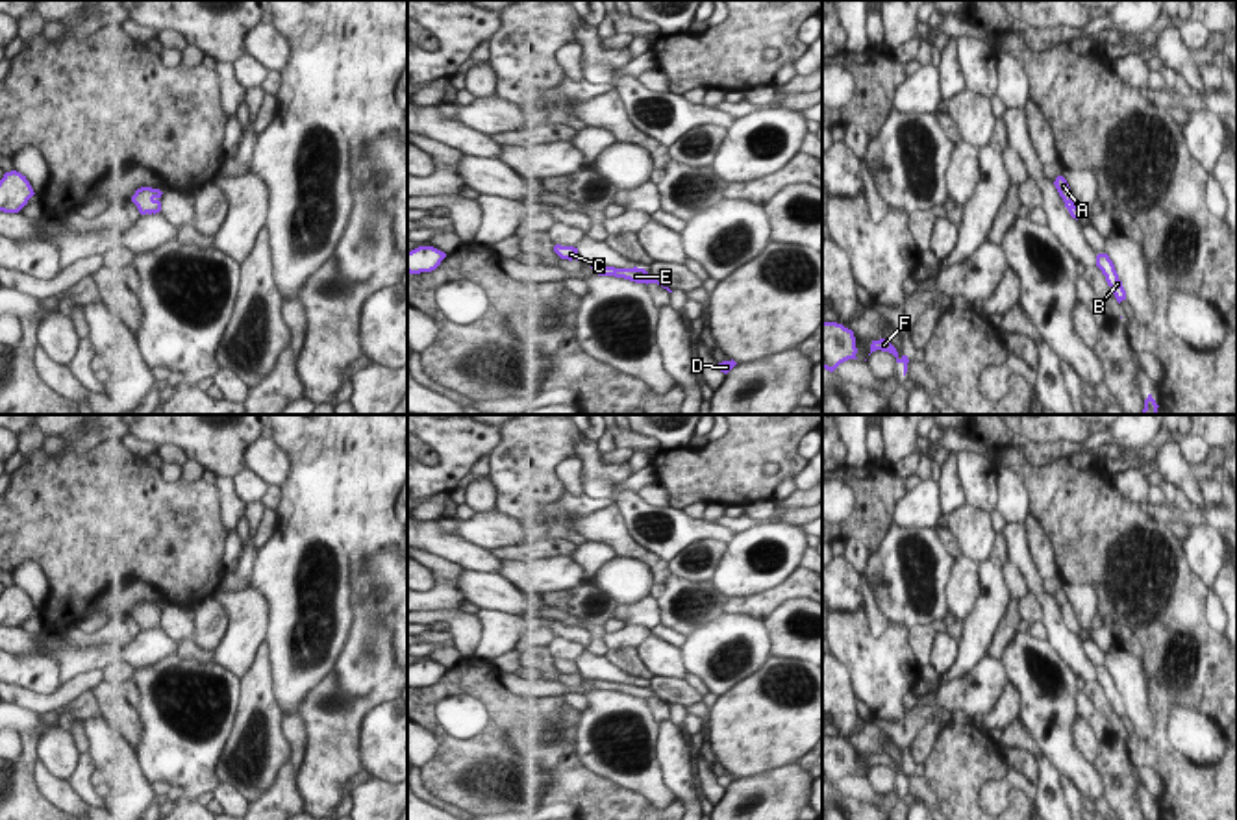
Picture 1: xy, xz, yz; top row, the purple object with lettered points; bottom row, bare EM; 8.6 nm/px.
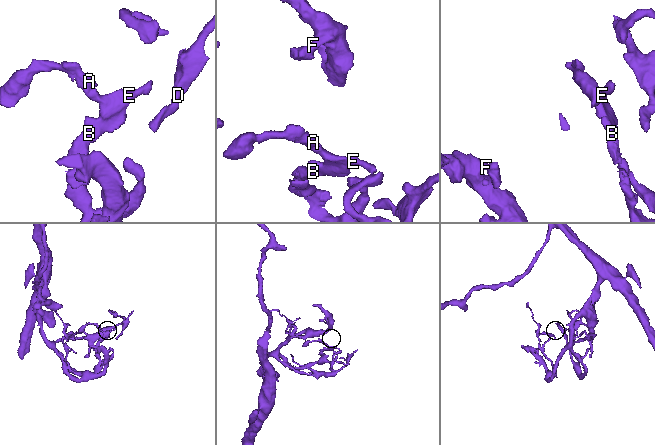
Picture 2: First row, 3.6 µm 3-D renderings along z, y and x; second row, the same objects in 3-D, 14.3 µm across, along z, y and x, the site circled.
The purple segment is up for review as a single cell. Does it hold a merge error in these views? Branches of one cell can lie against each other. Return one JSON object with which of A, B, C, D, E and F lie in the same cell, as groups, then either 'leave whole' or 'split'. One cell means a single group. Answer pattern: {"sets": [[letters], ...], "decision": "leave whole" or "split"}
{"sets": [["A", "B", "C", "D", "E", "F"]], "decision": "leave whole"}

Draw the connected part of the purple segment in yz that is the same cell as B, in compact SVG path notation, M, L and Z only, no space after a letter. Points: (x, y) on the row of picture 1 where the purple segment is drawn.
M1098 254L1096 255L1096 267L1102 270L1102 274L1106 276L1107 285L1111 287L1117 302L1120 304L1122 300L1126 300L1126 291L1122 287L1122 281L1118 280L1118 274L1115 270L1113 261L1109 259L1107 254Z

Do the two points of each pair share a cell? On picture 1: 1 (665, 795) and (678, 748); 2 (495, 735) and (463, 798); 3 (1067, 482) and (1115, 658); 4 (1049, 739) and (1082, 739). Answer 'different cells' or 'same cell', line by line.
1: different cells
2: same cell
3: different cells
4: different cells

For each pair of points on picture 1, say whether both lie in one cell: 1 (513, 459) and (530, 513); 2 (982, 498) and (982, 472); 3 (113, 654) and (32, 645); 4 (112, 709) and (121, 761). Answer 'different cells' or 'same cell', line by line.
1: same cell
2: same cell
3: same cell
4: different cells

